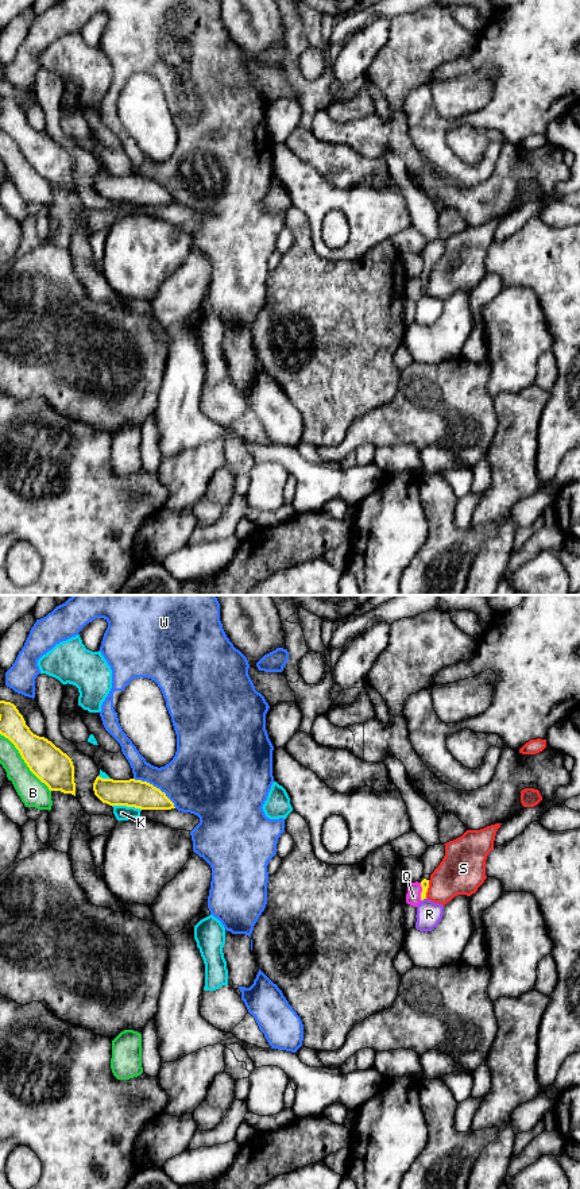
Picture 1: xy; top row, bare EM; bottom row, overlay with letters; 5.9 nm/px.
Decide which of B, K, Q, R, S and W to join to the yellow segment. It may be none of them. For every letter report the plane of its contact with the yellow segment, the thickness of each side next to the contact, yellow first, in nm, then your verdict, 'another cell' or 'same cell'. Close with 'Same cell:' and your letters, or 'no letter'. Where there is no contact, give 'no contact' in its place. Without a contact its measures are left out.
B: xy | 220/160 nm | another cell
K: xy | 170/90 nm | another cell
Q: xy | 50/90 nm | another cell
R: xy | 50/160 nm | another cell
S: xy | 50/280 nm | another cell
W: xy | 170/380 nm | another cell
Same cell: no letter

